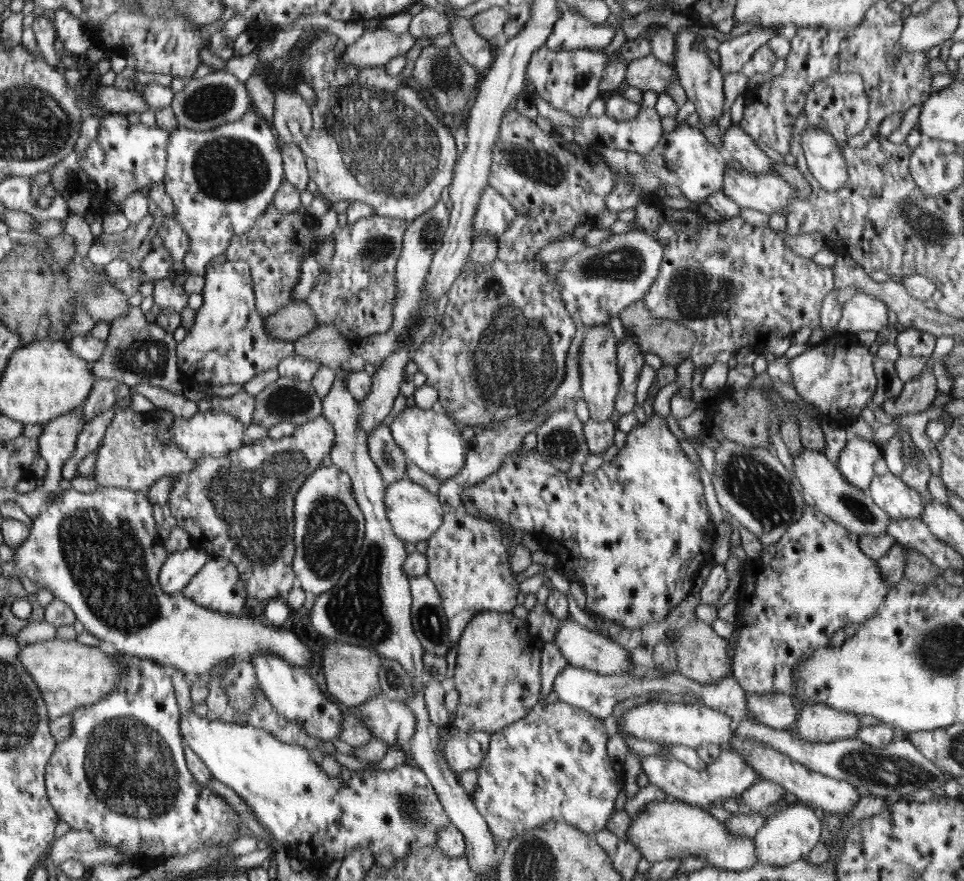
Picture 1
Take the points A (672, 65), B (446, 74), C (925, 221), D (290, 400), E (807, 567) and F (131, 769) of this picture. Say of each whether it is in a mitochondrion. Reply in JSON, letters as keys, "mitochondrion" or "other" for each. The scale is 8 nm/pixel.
{"A":"other","B":"mitochondrion","C":"mitochondrion","D":"mitochondrion","E":"other","F":"mitochondrion"}

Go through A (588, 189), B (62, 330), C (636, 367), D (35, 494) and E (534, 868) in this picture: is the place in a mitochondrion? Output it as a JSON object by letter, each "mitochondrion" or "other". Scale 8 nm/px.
{"A":"other","B":"other","C":"other","D":"other","E":"mitochondrion"}

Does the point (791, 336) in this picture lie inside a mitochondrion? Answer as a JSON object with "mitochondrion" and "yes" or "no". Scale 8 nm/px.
{"mitochondrion":"no"}

